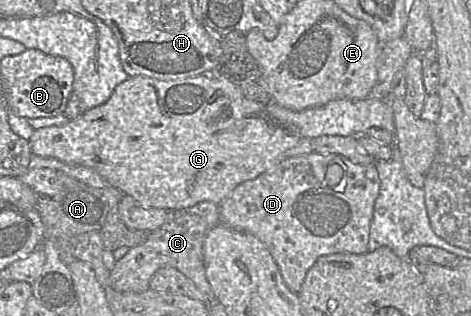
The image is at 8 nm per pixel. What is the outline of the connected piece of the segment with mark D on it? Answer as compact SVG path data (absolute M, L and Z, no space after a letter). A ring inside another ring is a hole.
M312 152L284 158L268 172L239 184L219 204L220 222L258 238L276 262L287 287L298 294L308 270L318 258L335 253L368 252L370 225L379 191L380 179L375 164L355 164L339 154Z

